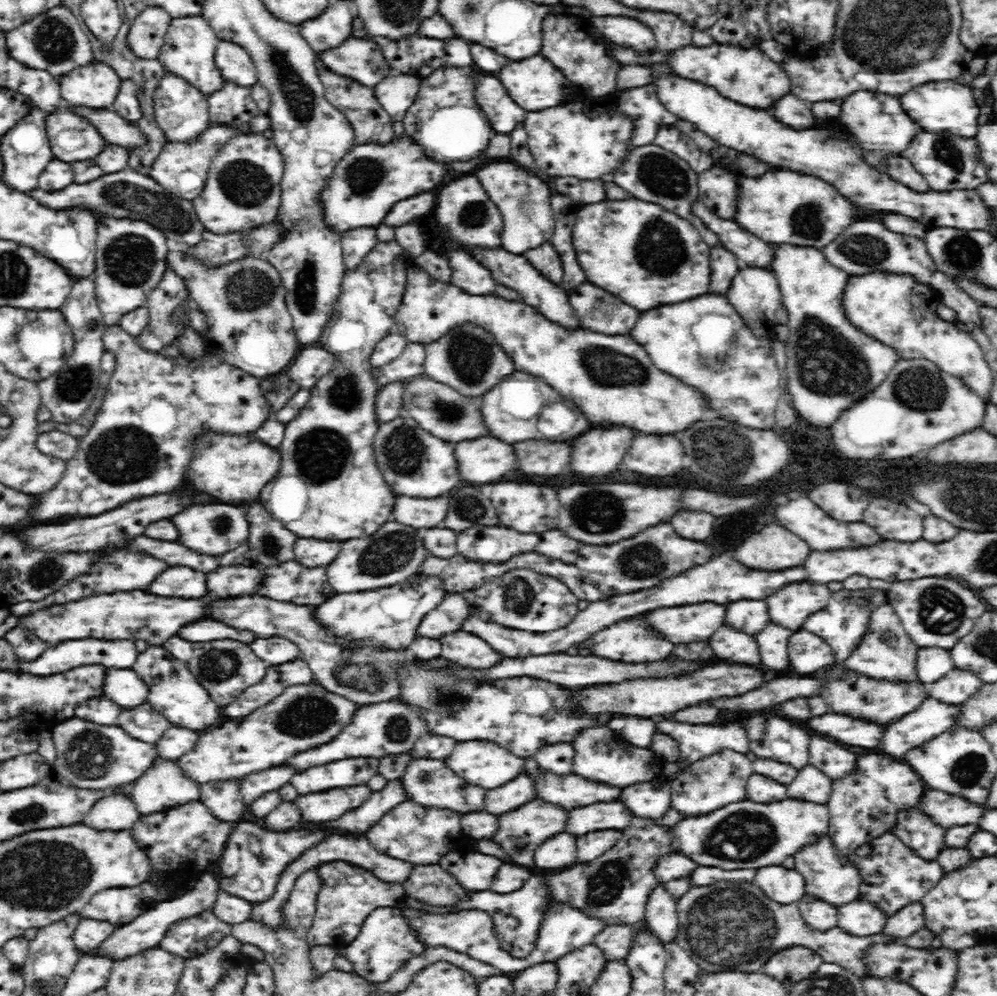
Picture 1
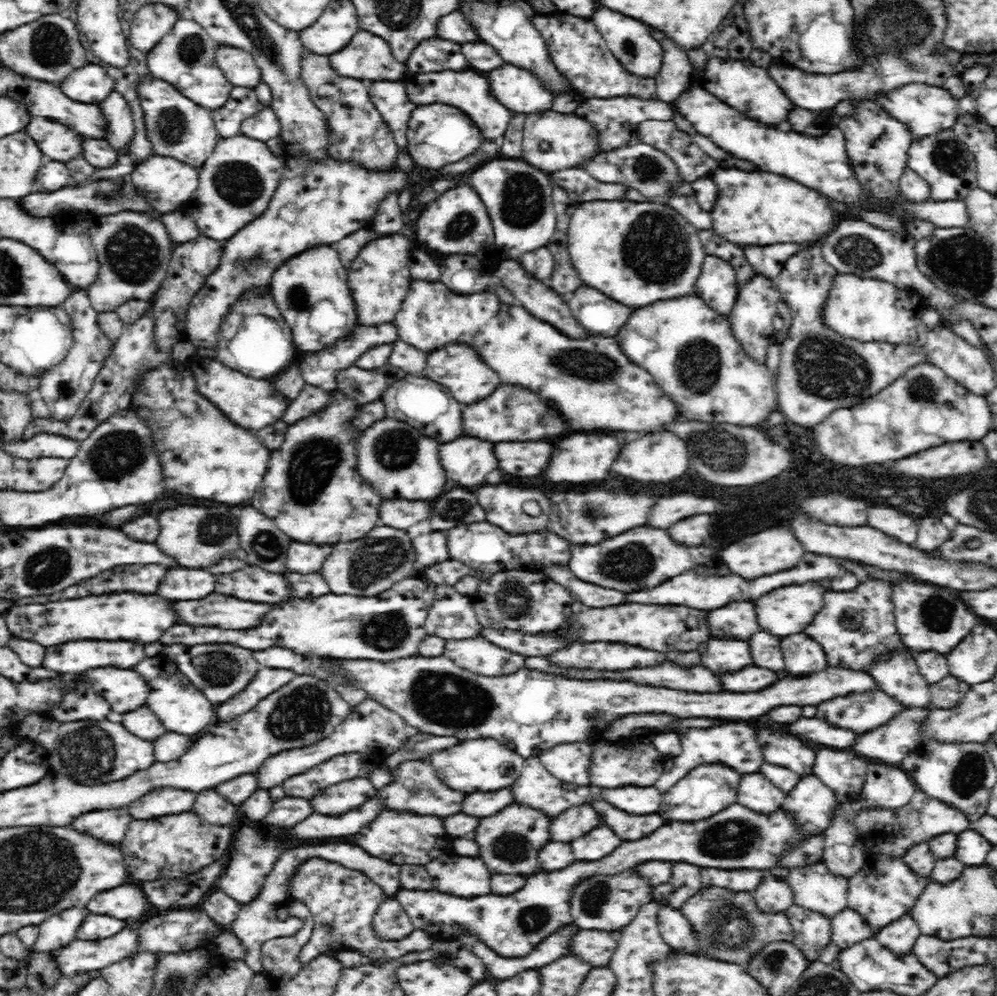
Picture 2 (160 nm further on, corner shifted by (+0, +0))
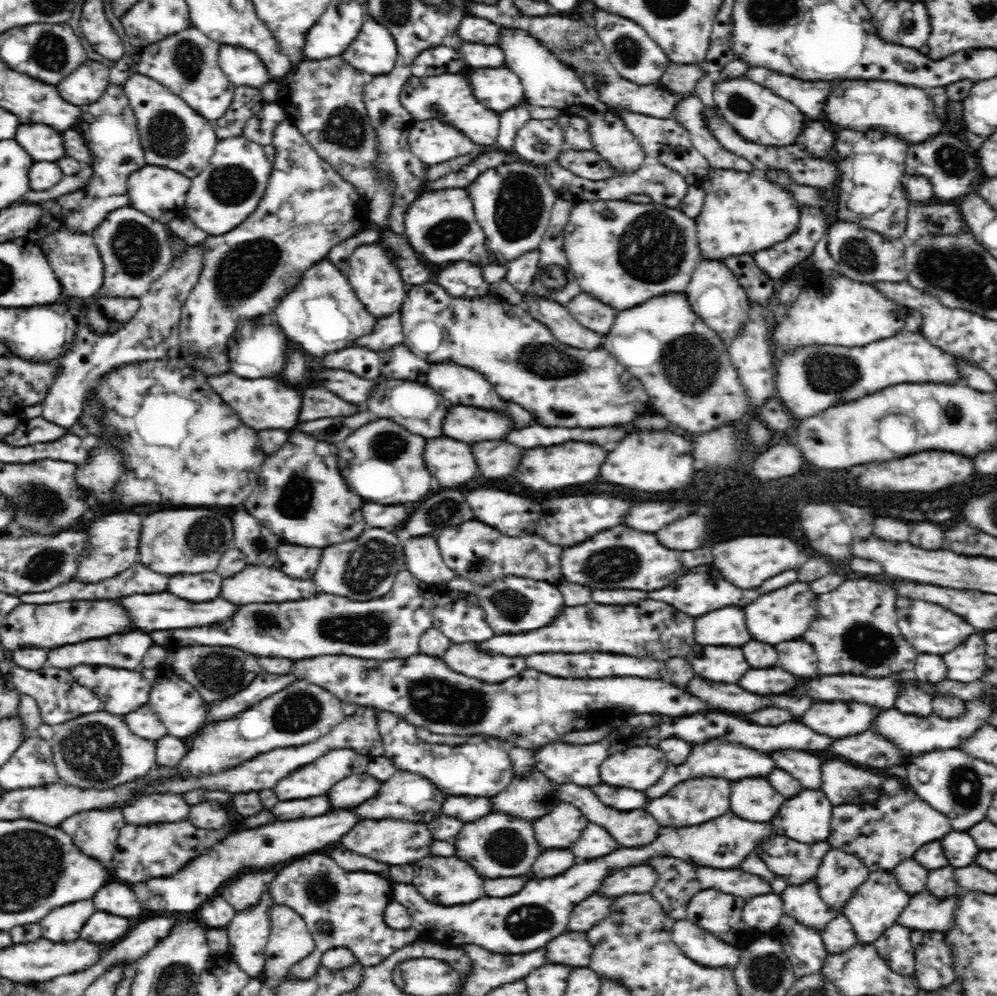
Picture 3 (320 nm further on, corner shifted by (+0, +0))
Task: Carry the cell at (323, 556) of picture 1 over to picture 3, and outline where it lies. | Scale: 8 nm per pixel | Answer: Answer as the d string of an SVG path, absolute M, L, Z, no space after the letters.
M284 544L278 548L278 570L290 574L296 580L306 580L312 578L312 574L316 572L320 556L320 548Z

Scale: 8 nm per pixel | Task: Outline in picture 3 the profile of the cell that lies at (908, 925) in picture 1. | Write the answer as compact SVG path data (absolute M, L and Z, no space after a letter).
M894 923L879 936L873 945L885 966L906 977L915 974L915 958L908 927Z

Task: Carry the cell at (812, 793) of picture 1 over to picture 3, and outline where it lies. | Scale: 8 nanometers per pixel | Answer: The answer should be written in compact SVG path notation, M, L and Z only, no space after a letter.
M802 790L796 798L782 804L776 818L770 820L772 830L796 842L814 844L826 841L830 834L833 805L818 790Z

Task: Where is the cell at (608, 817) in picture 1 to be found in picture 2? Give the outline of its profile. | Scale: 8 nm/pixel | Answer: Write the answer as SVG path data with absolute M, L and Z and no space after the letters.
M582 804L576 808L568 808L560 816L552 818L550 822L550 836L552 842L572 842L574 838L590 832L592 828L600 826L602 818L592 810L590 804Z

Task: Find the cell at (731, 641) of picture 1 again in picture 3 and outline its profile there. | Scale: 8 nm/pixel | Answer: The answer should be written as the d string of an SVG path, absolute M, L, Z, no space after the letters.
M694 645L690 654L686 654L686 660L690 660L694 672L700 678L712 680L712 682L730 682L736 684L746 670L750 670L744 654L740 648L728 648L728 646L700 646Z

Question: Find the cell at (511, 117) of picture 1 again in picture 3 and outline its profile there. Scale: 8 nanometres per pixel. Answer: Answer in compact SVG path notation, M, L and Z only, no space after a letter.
M442 74L442 76L430 76L430 78L412 78L406 88L401 90L400 102L410 115L412 122L424 119L438 119L442 122L452 122L452 125L462 133L472 138L476 144L490 146L496 142L498 136L498 114L488 107L480 104L474 97L473 88L470 88L468 80L460 74Z

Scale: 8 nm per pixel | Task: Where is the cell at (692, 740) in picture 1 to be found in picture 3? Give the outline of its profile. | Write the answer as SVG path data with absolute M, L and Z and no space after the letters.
M714 740L712 744L708 744L704 748L696 748L686 764L680 764L680 766L672 766L670 764L666 768L664 776L658 780L658 784L650 786L646 790L646 794L650 794L650 800L652 798L660 798L660 796L668 794L676 784L680 784L684 780L690 780L690 778L700 778L700 776L714 776L714 778L722 776L726 780L742 780L742 778L750 778L750 776L762 774L762 778L766 778L774 768L776 768L776 764L774 764L774 760L768 754L762 754L762 752L756 752L756 750L744 748L740 744L726 742L726 740Z

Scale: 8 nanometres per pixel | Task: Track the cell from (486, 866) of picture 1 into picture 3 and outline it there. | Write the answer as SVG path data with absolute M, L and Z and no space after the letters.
M456 856L422 858L422 862L416 862L416 870L418 870L418 874L414 876L412 884L418 893L422 890L422 896L430 902L442 902L442 906L454 906L454 902L474 902L474 900L486 896L484 878L480 878L470 864L466 864L464 860L460 860Z

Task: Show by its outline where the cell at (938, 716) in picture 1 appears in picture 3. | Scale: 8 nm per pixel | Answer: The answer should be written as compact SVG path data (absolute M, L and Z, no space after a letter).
M862 732L858 736L848 736L842 740L836 740L830 748L830 754L838 758L846 758L860 766L872 766L872 768L884 768L884 766L896 766L904 760L904 754L890 742L886 742L882 736L874 732Z

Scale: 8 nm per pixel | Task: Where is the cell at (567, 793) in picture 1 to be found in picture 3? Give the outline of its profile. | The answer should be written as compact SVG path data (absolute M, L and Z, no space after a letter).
M536 769L532 778L516 778L506 790L492 798L491 813L504 813L532 821L550 813L560 802L557 786Z

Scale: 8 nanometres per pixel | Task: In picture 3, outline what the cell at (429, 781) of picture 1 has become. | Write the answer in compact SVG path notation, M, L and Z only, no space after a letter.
M394 772L390 780L386 780L380 788L380 792L372 798L366 800L362 806L352 808L360 820L366 818L414 818L414 822L430 822L432 816L440 814L440 806L444 802L444 794L426 778L412 774L412 772Z

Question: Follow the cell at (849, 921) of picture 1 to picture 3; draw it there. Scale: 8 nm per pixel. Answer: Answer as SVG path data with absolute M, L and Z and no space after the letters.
M843 914L834 917L824 927L821 937L828 956L843 953L856 944L856 933Z

